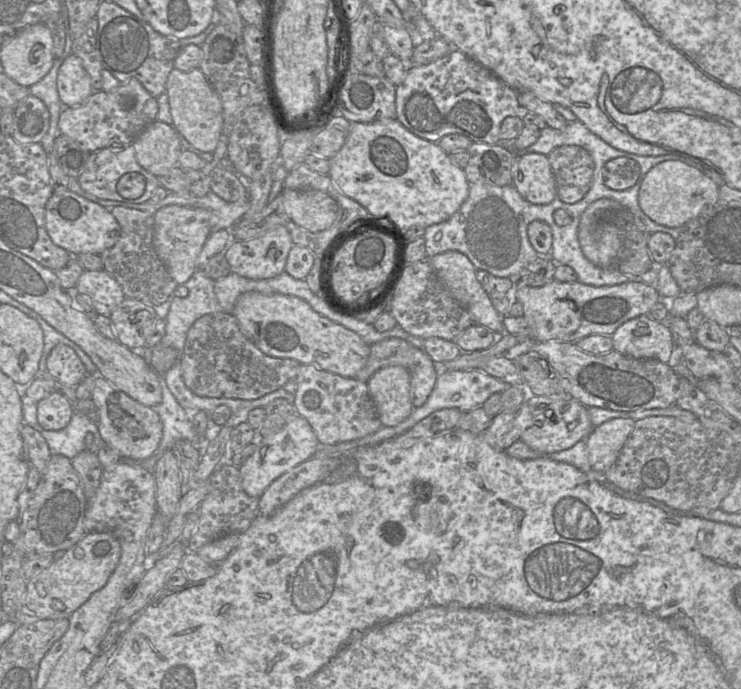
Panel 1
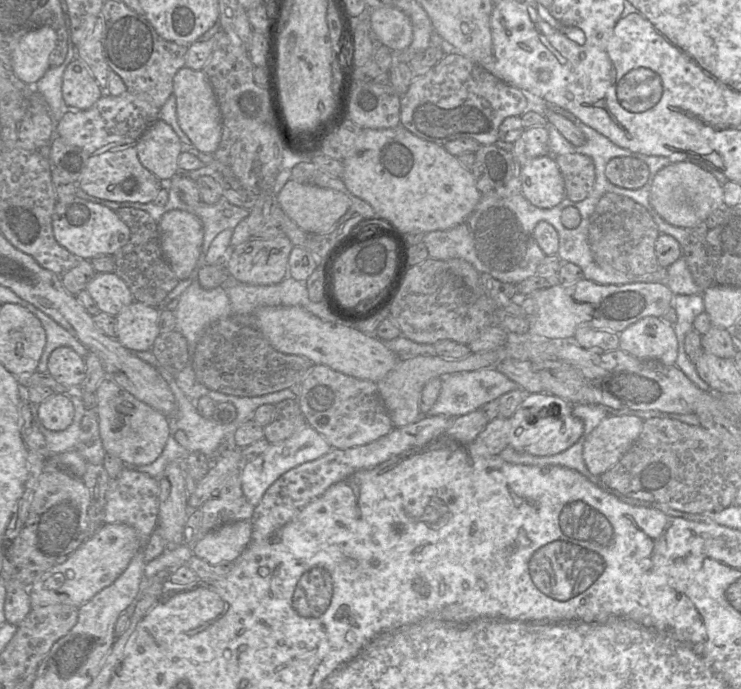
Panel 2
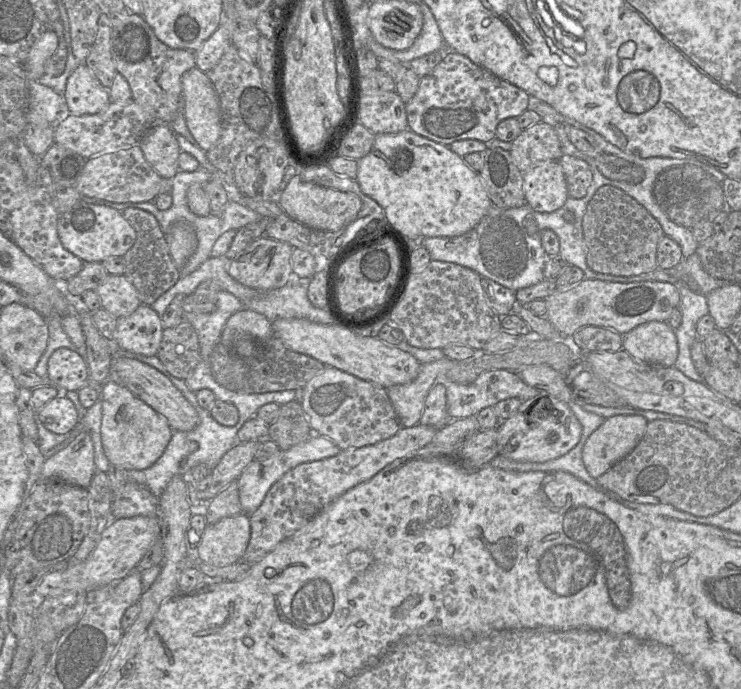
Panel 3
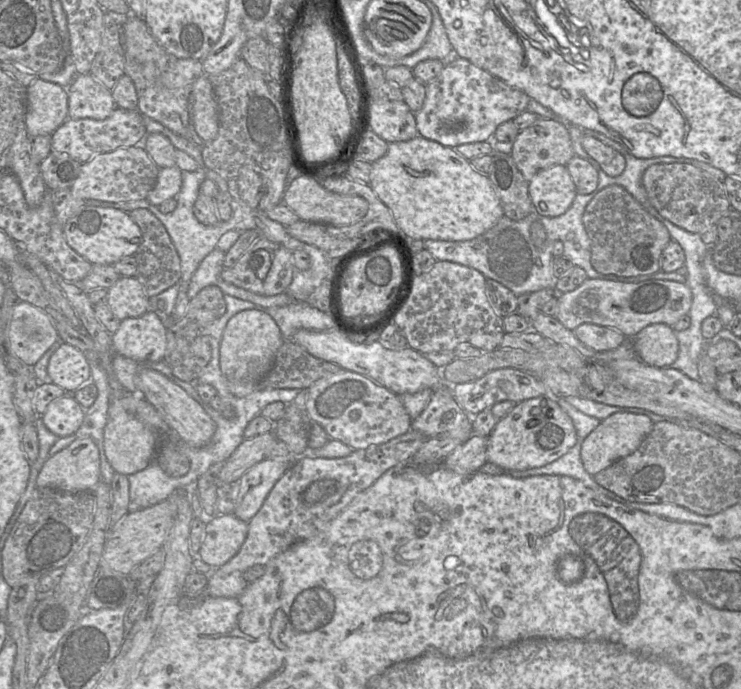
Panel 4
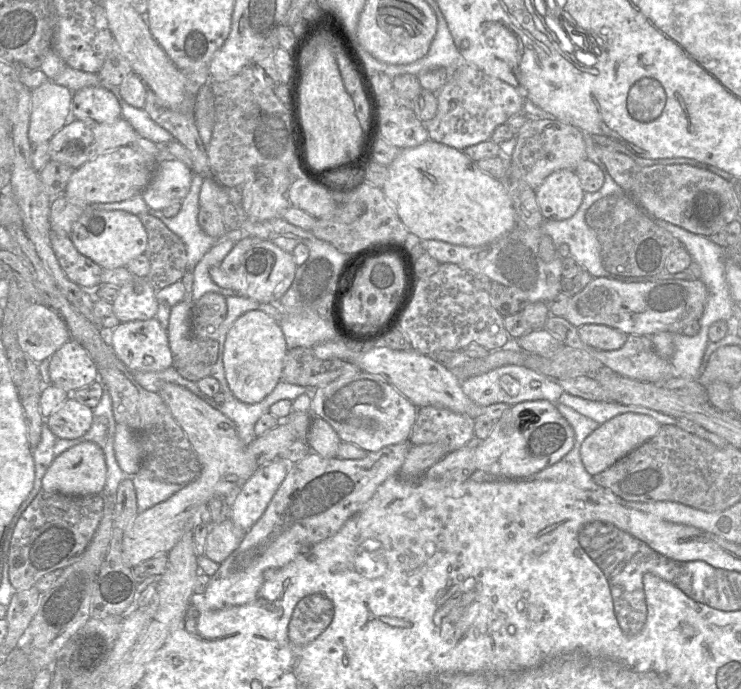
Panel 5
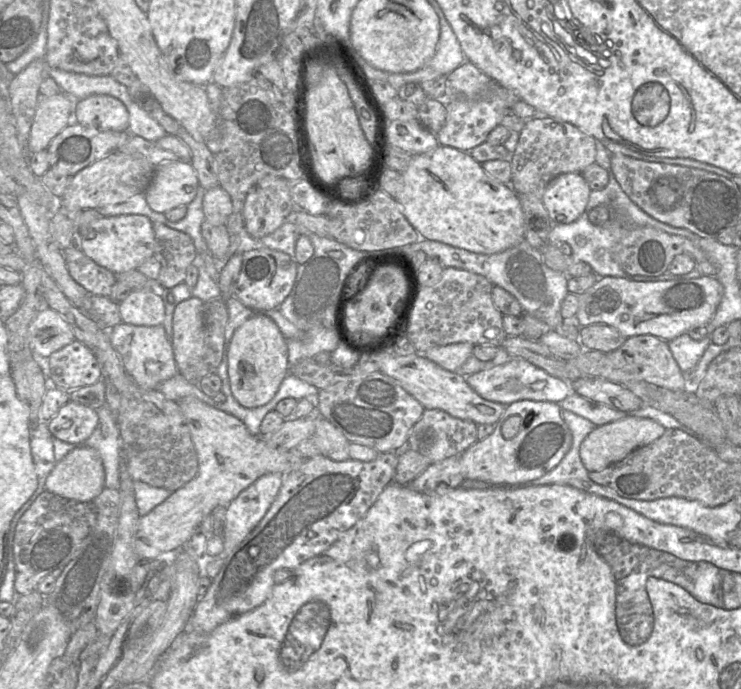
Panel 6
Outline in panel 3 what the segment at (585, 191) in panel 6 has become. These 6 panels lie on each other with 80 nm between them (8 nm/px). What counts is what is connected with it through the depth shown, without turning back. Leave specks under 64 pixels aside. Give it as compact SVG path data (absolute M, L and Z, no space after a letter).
M556 160L537 164L523 177L526 202L537 212L554 212L569 198L565 174Z

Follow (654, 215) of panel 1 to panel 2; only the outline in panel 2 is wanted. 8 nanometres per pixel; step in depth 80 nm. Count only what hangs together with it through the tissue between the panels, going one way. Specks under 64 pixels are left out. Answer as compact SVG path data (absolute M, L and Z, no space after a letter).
M678 160L655 175L650 190L650 204L669 224L689 229L705 222L712 212L724 206L723 185L699 165L688 160Z

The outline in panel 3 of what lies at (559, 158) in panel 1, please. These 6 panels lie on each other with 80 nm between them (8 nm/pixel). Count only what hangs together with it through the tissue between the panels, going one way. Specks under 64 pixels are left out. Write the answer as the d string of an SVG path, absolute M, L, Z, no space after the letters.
M563 155L558 162L565 174L569 197L585 197L593 182L593 172L588 163L570 155Z

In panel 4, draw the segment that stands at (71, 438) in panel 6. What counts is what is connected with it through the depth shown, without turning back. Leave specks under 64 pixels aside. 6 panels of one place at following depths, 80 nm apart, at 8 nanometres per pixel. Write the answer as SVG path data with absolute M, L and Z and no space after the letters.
M65 393L53 400L46 411L38 417L53 434L67 437L74 434L81 426L85 409L76 401L73 395Z

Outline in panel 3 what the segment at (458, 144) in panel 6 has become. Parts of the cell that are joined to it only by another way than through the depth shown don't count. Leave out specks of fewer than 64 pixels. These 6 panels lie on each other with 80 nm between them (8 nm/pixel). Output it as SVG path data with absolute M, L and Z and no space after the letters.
M448 51L434 70L421 77L414 97L406 103L408 129L434 142L449 146L460 140L474 139L489 143L496 138L498 124L507 118L517 118L528 109L530 95L484 68L472 63L457 52Z

